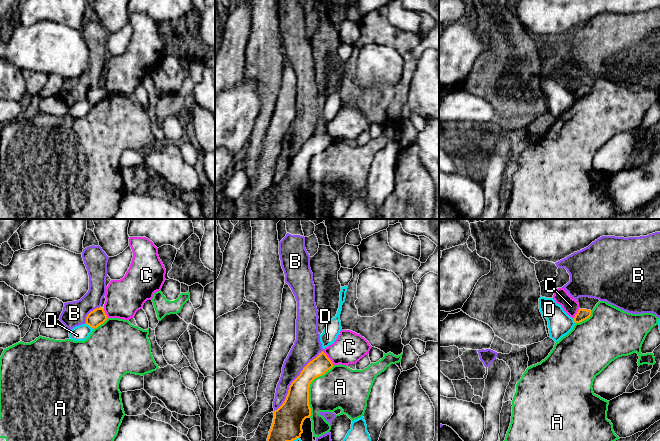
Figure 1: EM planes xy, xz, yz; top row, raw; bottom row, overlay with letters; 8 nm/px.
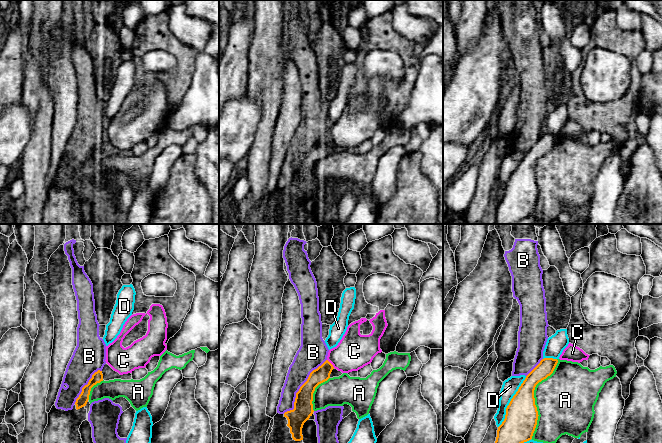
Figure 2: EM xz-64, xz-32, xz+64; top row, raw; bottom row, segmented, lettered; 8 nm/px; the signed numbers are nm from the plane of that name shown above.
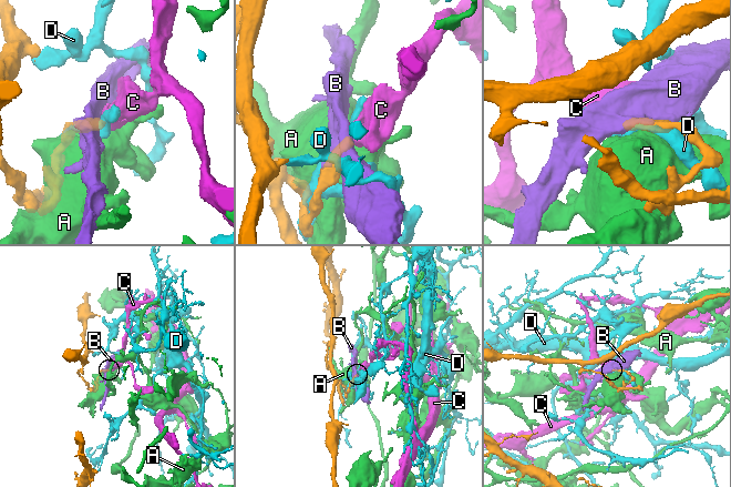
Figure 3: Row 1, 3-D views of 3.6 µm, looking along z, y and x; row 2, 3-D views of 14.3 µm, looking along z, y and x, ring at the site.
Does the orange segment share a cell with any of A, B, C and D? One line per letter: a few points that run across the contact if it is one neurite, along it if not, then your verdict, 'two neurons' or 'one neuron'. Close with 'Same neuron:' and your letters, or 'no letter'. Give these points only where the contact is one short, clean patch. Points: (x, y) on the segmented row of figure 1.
A: two neurons
B: two neurons
C: line xz (322, 351), (333, 364); two neurons
D: two neurons
Same neuron: no letter

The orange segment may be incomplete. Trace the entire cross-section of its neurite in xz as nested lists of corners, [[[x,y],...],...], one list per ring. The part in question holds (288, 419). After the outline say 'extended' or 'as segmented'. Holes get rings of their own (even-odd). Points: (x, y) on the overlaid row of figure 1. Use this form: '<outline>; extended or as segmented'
[[[322,351],[303,368],[300,375],[289,386],[283,404],[273,412],[273,423],[267,441],[293,441],[301,437],[303,422],[311,416],[310,384],[332,367],[332,361]]]; as segmented

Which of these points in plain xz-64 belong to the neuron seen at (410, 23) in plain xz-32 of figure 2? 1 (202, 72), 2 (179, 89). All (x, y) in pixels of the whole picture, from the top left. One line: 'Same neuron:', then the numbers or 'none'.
Same neuron: 1

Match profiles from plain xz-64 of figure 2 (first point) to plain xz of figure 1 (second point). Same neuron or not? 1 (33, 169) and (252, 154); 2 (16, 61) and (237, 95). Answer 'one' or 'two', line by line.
1: one
2: two

